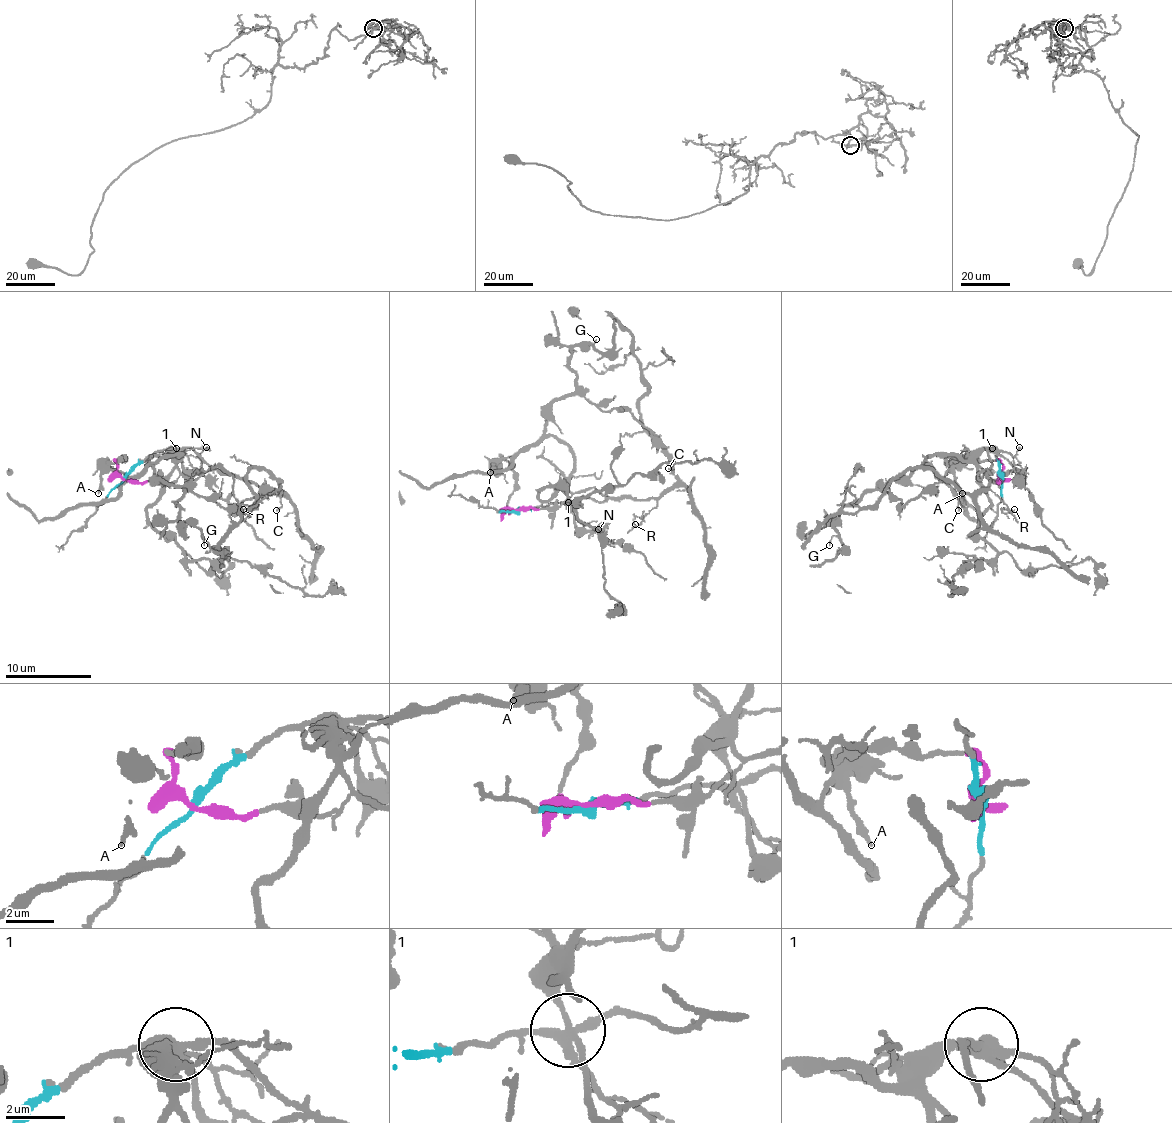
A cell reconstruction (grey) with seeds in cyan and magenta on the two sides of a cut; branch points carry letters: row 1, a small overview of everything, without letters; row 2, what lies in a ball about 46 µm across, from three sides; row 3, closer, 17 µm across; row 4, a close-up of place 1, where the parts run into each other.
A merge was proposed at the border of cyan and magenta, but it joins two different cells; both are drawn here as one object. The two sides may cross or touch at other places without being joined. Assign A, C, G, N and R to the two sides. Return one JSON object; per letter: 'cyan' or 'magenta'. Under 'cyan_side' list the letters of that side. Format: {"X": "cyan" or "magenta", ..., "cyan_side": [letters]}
{"A": "magenta", "C": "cyan", "G": "magenta", "N": "cyan", "R": "cyan", "cyan_side": ["C", "N", "R"]}

